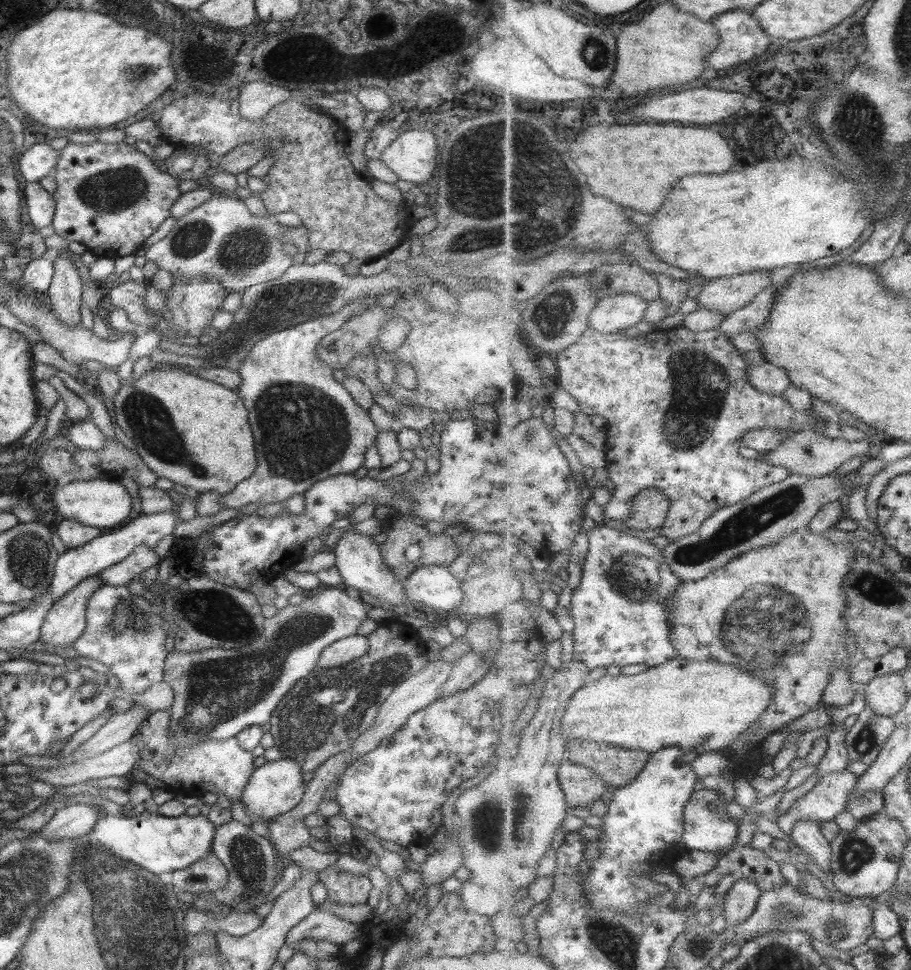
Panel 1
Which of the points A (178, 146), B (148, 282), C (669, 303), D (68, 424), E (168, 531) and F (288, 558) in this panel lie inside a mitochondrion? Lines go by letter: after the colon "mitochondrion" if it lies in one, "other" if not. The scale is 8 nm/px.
A: other
B: other
C: other
D: other
E: other
F: other

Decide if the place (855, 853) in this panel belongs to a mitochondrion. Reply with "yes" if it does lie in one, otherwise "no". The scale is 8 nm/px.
yes

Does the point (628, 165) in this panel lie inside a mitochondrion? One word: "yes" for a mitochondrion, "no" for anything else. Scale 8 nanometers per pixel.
no

